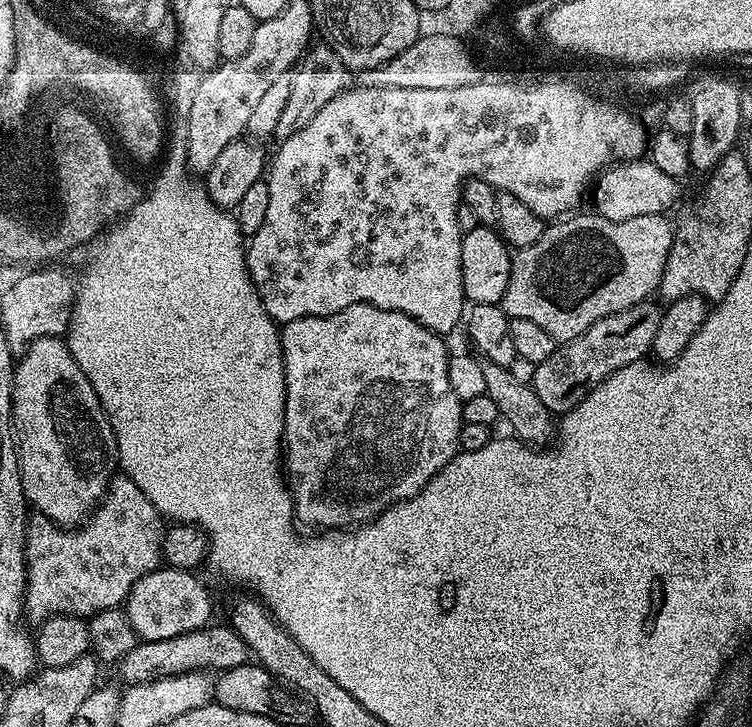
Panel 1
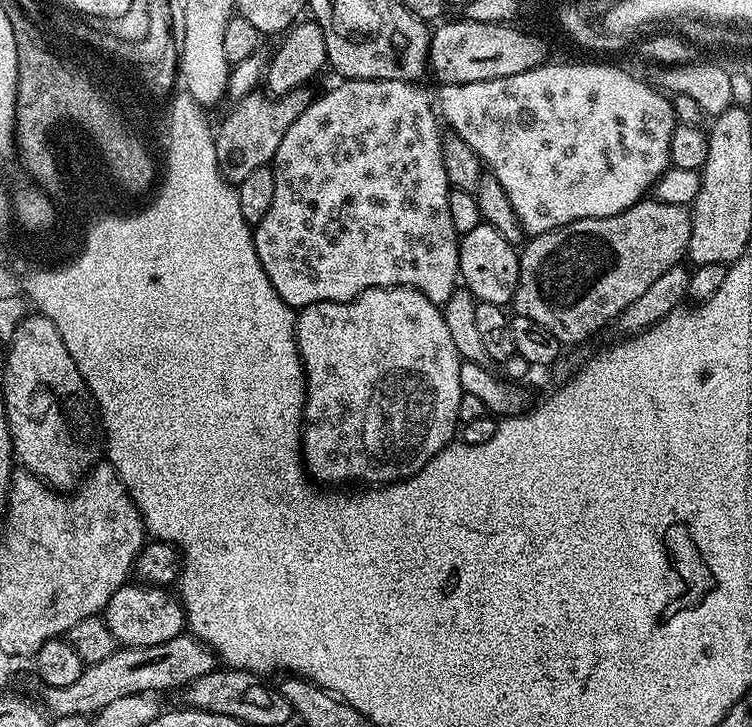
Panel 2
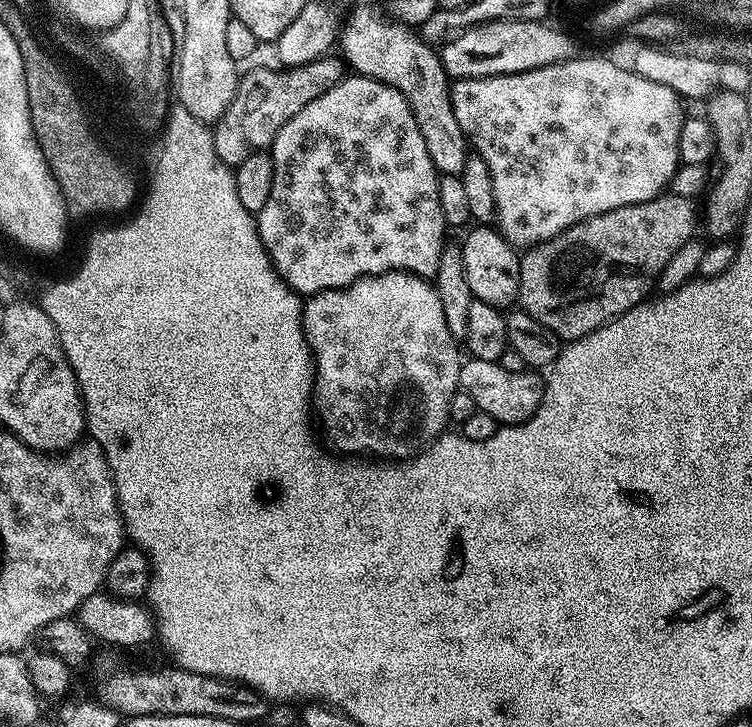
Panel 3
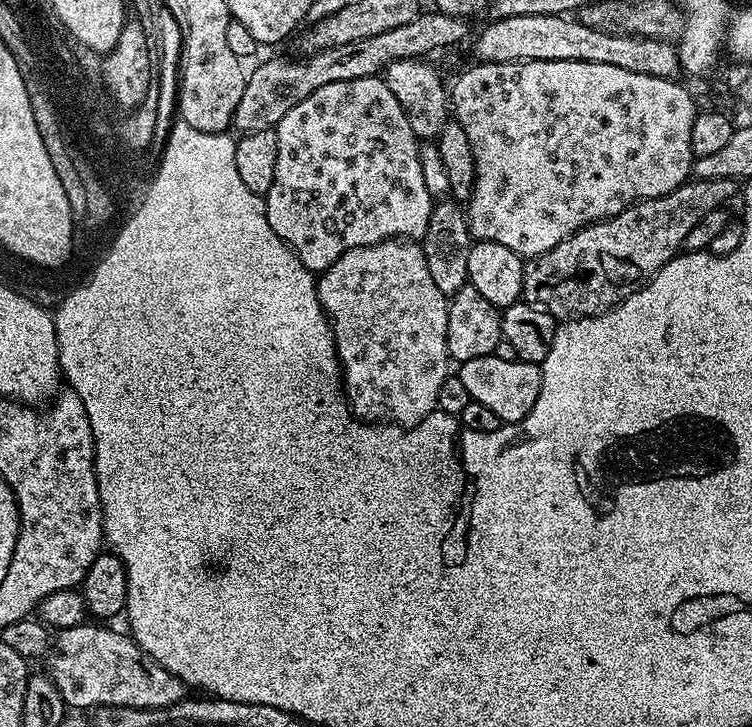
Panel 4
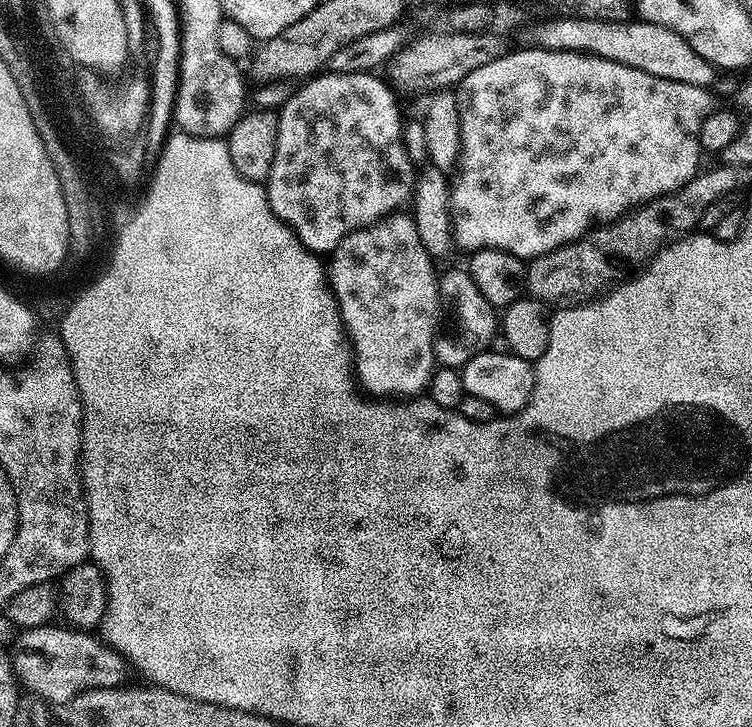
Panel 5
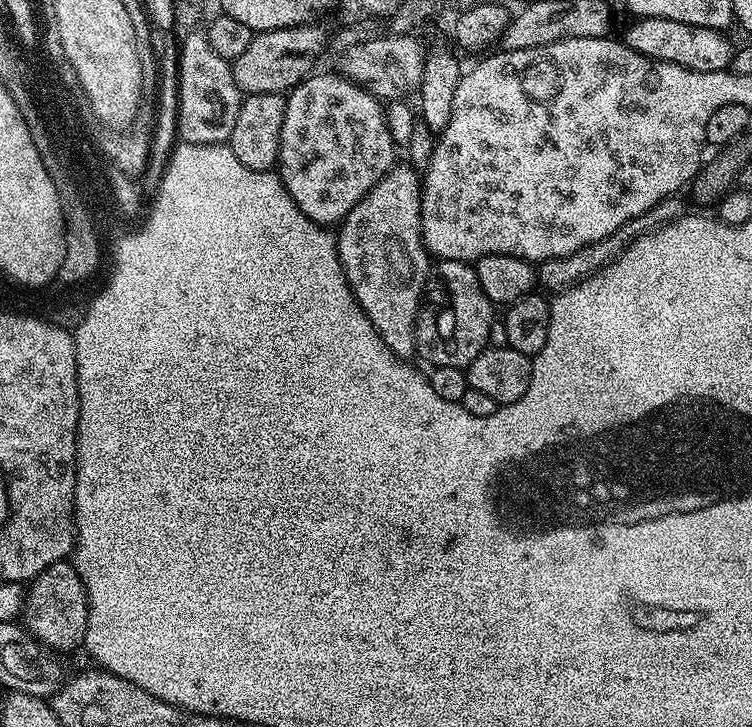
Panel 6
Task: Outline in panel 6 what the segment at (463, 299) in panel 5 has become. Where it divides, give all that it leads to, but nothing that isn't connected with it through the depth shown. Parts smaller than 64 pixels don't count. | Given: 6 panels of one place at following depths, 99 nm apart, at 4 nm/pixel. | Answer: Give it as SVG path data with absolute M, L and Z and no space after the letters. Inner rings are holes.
M440 260L431 273L426 289L426 299L423 301L420 314L416 322L416 352L424 360L429 360L429 365L441 368L442 366L454 366L467 369L478 354L488 347L490 338L490 326L494 319L494 305L490 298L482 290L478 282L478 274L471 263L463 260Z

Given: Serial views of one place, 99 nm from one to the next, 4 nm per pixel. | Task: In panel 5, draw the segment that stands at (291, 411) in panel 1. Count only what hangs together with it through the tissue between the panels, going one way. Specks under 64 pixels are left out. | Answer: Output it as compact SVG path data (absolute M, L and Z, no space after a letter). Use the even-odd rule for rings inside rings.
M389 214L380 217L375 223L365 227L357 228L355 232L349 233L342 238L338 244L331 249L330 257L326 264L328 282L332 286L332 293L336 296L336 301L340 307L340 316L344 320L344 326L348 333L350 343L354 349L354 370L358 375L359 381L369 393L378 398L416 398L427 389L434 369L437 367L436 355L432 349L432 344L436 341L438 331L438 321L442 316L440 306L440 286L438 283L438 271L434 265L433 257L429 256L426 246L422 246L422 238L418 238L418 226L411 215Z

